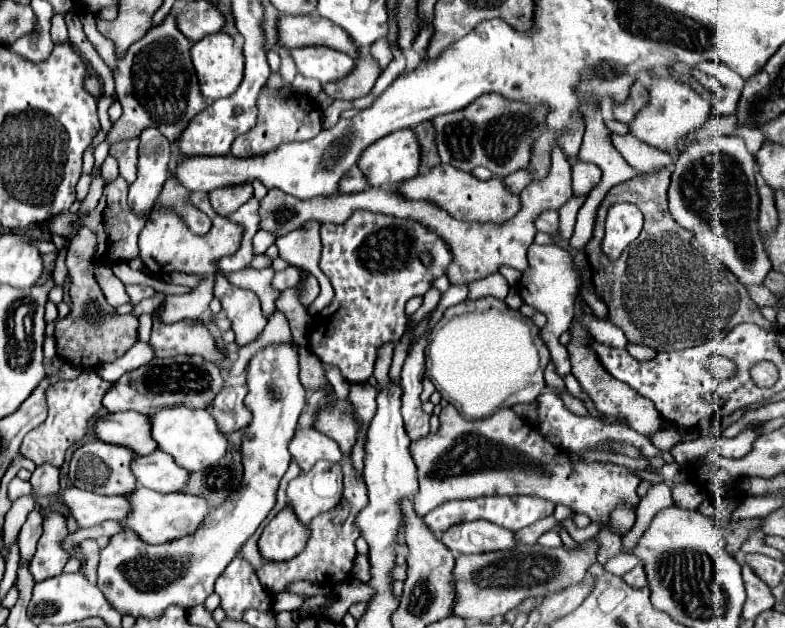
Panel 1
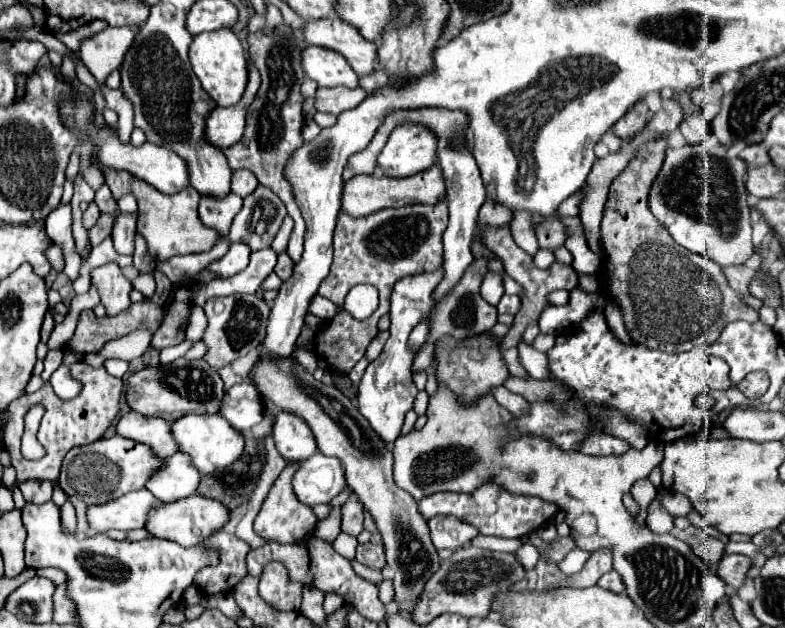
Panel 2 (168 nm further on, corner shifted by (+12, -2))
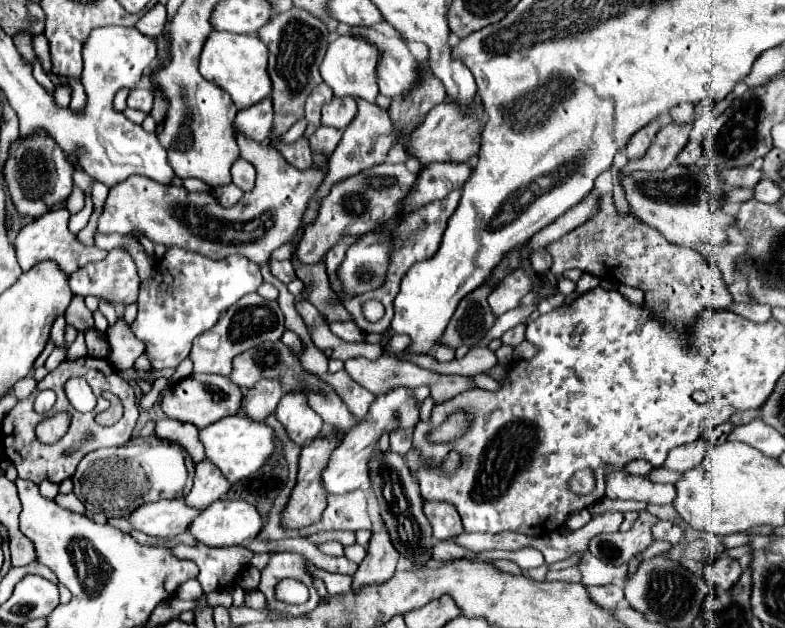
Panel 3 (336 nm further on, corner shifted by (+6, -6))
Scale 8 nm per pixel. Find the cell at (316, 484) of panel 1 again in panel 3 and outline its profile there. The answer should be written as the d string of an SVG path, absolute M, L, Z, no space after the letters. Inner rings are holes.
M398 386L382 396L378 396L366 418L360 420L342 440L342 444L334 450L334 454L330 456L330 462L322 474L322 480L324 480L324 486L328 492L332 494L348 494L348 492L354 492L356 488L360 488L364 482L368 482L368 474L370 474L370 460L374 456L374 450L378 446L378 440L384 432L392 434L394 430L402 430L402 428L412 428L418 424L418 404L416 404L416 398L414 398L414 392L406 386Z

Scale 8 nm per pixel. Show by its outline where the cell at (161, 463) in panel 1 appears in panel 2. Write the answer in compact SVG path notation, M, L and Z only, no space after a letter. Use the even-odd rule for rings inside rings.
M176 452L164 458L164 466L150 474L146 490L150 490L160 502L172 502L194 494L198 480L200 472L196 472L192 462L188 462L188 456Z

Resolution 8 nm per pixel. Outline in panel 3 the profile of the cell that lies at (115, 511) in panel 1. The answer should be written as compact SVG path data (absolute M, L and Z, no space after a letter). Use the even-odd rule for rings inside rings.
M166 500L166 502L150 502L140 506L134 514L130 514L130 522L136 530L142 530L148 536L158 538L174 538L190 530L190 522L200 514L198 508L186 506L184 500Z

